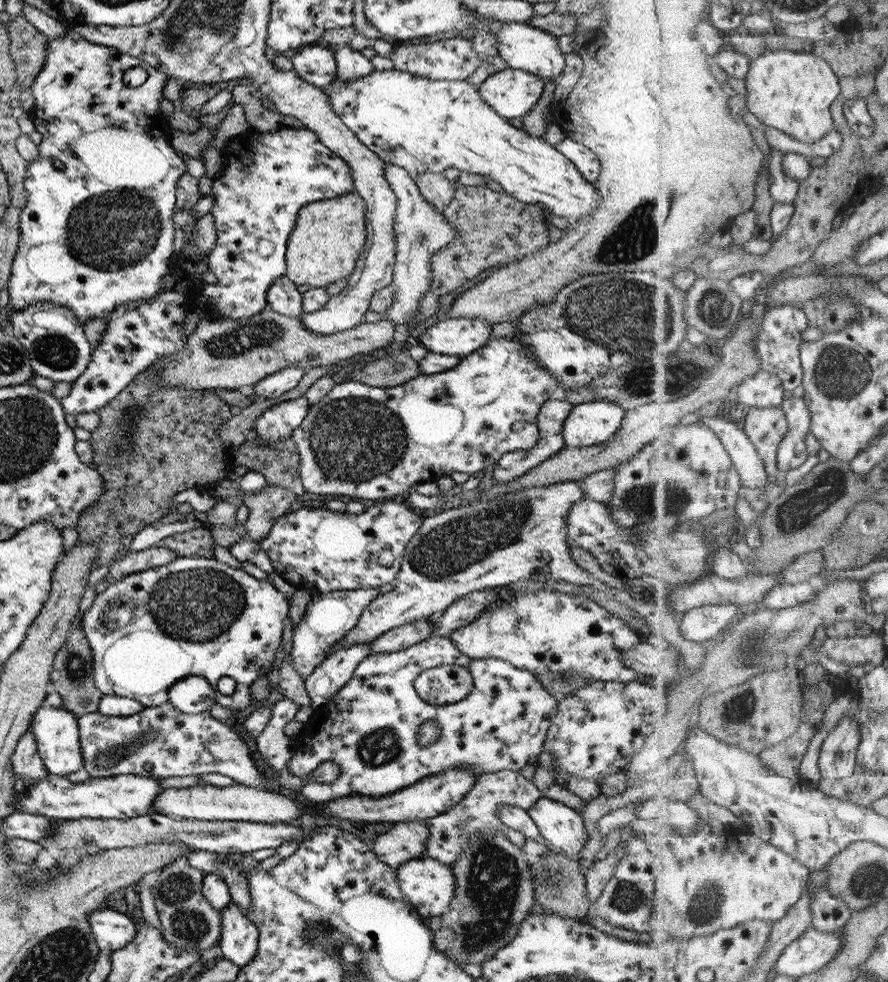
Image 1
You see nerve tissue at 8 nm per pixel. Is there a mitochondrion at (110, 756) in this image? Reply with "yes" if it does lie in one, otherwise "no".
yes

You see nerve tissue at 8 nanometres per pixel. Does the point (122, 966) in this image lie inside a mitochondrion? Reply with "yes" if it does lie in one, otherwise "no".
no

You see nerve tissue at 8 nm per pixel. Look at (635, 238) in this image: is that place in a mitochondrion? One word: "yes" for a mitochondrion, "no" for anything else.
yes

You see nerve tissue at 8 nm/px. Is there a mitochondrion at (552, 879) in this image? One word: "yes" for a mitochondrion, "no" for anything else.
yes

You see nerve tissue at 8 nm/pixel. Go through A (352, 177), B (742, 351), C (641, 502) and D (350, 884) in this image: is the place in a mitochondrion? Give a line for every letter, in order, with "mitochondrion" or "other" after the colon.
A: other
B: other
C: mitochondrion
D: other

